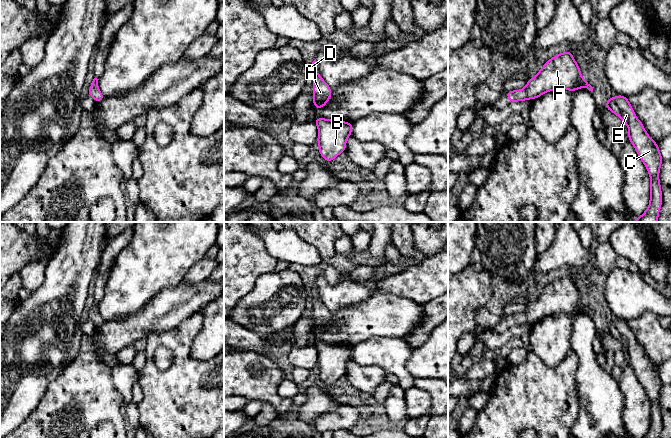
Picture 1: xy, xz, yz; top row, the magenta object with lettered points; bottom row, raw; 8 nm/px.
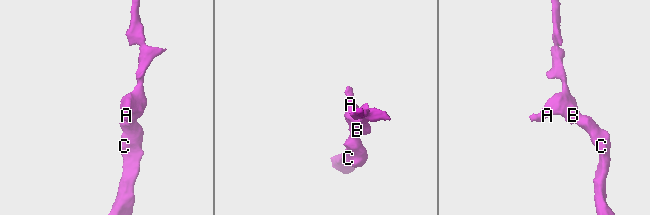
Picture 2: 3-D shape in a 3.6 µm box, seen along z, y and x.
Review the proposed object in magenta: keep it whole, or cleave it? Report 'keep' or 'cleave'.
keep

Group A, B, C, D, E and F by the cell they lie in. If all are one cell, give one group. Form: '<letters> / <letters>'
A B C D E F

